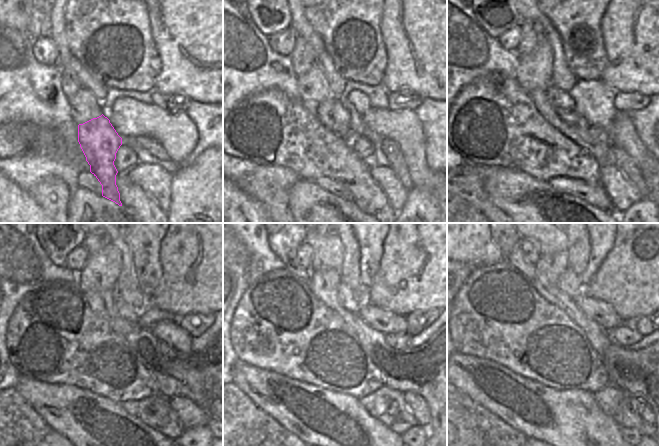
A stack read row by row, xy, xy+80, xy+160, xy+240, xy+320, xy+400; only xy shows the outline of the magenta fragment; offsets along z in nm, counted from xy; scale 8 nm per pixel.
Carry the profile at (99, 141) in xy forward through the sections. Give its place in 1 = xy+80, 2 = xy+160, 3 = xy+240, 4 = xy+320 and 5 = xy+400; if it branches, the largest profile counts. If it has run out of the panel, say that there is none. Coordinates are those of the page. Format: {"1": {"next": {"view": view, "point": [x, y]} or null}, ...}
{"1": {"next": {"view": "xy+80", "point": [331, 114]}}, "2": {"next": {"view": "xy+160", "point": [559, 98]}}, "3": {"next": {"view": "xy+240", "point": [126, 311]}}, "4": {"next": {"view": "xy+320", "point": [347, 298]}}, "5": {"next": {"view": "xy+400", "point": [569, 282]}}}

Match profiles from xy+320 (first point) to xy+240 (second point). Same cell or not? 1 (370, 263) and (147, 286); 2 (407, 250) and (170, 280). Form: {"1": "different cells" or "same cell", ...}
{"1": "same cell", "2": "same cell"}

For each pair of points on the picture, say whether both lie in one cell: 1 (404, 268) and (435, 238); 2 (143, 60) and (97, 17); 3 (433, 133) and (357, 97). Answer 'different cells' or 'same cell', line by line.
1: same cell
2: same cell
3: different cells

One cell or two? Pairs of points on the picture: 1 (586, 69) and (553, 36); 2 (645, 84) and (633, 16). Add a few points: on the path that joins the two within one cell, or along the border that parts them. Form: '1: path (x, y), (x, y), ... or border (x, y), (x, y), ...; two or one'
1: border (551, 23), (559, 35), (563, 56), (568, 66); two
2: path (645, 67), (644, 33); one

